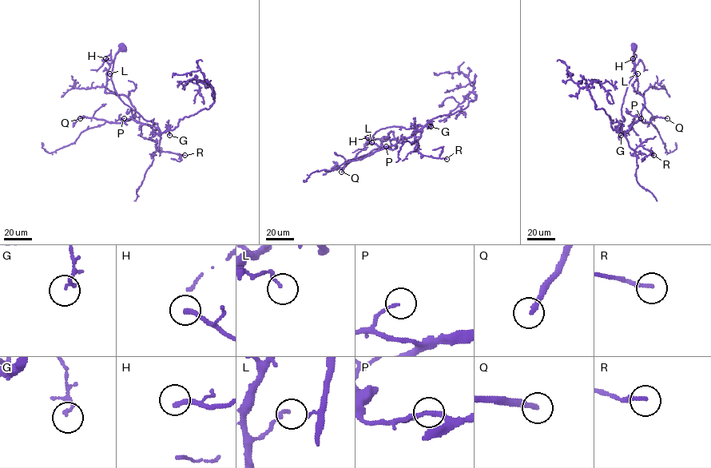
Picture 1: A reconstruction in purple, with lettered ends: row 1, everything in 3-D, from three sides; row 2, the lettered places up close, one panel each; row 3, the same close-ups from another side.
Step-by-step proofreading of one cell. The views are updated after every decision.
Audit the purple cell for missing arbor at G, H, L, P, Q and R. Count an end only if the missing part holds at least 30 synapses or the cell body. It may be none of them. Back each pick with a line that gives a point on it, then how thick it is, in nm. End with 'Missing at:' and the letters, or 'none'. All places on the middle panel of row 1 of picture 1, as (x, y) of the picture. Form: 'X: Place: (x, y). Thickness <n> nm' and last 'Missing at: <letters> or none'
Q: Place: (341, 172). Thickness 240 nm
Missing at: Q

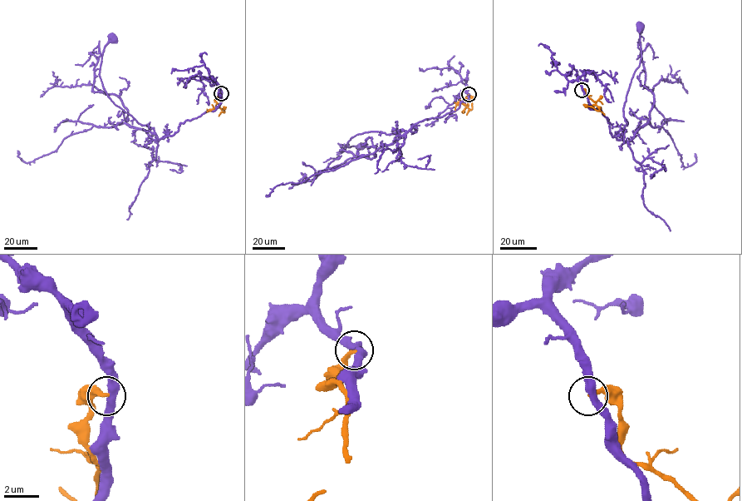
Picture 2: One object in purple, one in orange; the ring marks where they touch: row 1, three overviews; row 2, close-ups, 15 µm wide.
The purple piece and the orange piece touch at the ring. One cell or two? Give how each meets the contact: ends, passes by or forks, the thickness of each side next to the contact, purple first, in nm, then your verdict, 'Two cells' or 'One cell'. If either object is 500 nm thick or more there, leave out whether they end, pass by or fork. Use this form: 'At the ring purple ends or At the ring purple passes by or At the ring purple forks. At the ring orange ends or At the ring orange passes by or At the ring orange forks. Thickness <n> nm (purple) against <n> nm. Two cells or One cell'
At the ring purple passes by. At the ring orange ends. Thickness 440 nm (purple) against 240 nm. Two cells

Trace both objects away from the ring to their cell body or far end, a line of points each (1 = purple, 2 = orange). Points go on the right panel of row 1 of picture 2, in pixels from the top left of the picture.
1: (582, 90), (589, 108), (598, 108), (607, 119), (611, 135), (624, 141), (624, 103), (641, 57), (640, 27)
2: (582, 90), (599, 110), (584, 104)

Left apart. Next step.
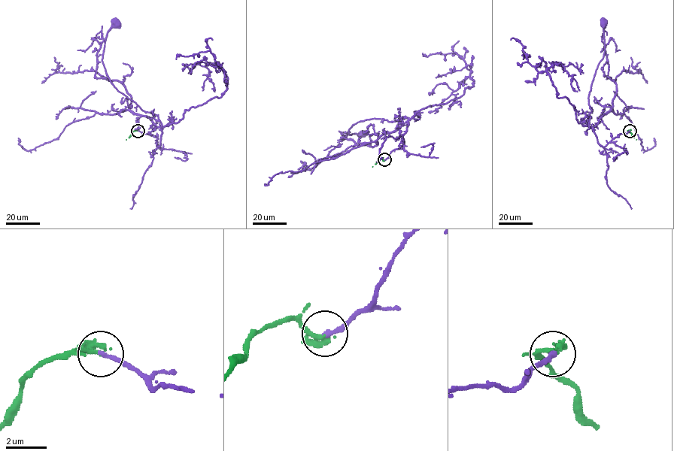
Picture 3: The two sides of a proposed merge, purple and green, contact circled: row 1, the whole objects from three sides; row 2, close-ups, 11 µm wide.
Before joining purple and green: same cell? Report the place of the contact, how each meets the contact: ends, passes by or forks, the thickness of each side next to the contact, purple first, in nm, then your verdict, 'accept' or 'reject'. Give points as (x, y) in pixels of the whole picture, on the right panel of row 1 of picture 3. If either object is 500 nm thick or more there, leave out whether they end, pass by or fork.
place (629, 131); purple ends; green ends; calibres 240 and 280 nm; accept

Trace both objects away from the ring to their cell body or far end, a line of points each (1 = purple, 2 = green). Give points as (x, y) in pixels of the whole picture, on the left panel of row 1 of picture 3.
1: (138, 131), (156, 137), (160, 145), (157, 116), (119, 92), (106, 73), (104, 38), (115, 23)
2: (138, 131), (133, 131), (125, 139)

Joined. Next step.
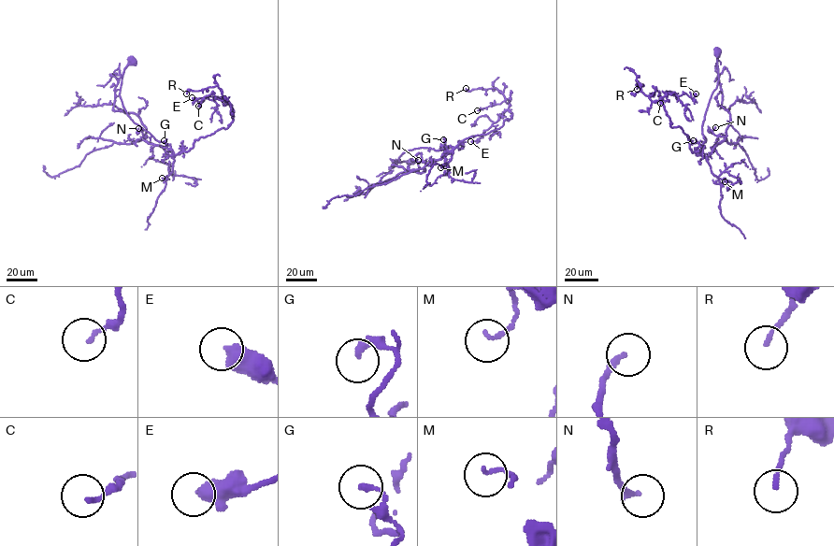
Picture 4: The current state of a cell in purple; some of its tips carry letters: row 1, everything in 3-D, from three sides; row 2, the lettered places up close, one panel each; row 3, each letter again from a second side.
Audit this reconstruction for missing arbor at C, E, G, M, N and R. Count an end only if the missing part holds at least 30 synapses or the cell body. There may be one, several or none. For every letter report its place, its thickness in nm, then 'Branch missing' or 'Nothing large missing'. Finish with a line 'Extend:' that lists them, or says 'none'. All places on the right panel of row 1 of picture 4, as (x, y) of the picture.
C: Place: (660, 103). Thickness 120 nm. Nothing large missing
E: Place: (696, 93). Thickness 480 nm. Nothing large missing
G: Place: (693, 140). Thickness 190 nm. Nothing large missing
M: Place: (725, 181). Thickness 130 nm. Nothing large missing
N: Place: (715, 127). Thickness 200 nm. Nothing large missing
R: Place: (637, 89). Thickness 140 nm. Nothing large missing
Extend: none

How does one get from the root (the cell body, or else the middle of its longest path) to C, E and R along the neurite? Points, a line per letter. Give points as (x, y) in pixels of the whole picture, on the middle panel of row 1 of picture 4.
C: (410, 162), (398, 158), (415, 149), (453, 149), (470, 136), (498, 129), (511, 114), (507, 99), (477, 110)
E: (410, 162), (398, 158), (415, 149), (453, 149), (470, 136), (500, 127), (511, 113), (507, 110), (470, 141)
R: (410, 162), (398, 158), (415, 149), (453, 149), (511, 118), (509, 101), (496, 88), (466, 88)

